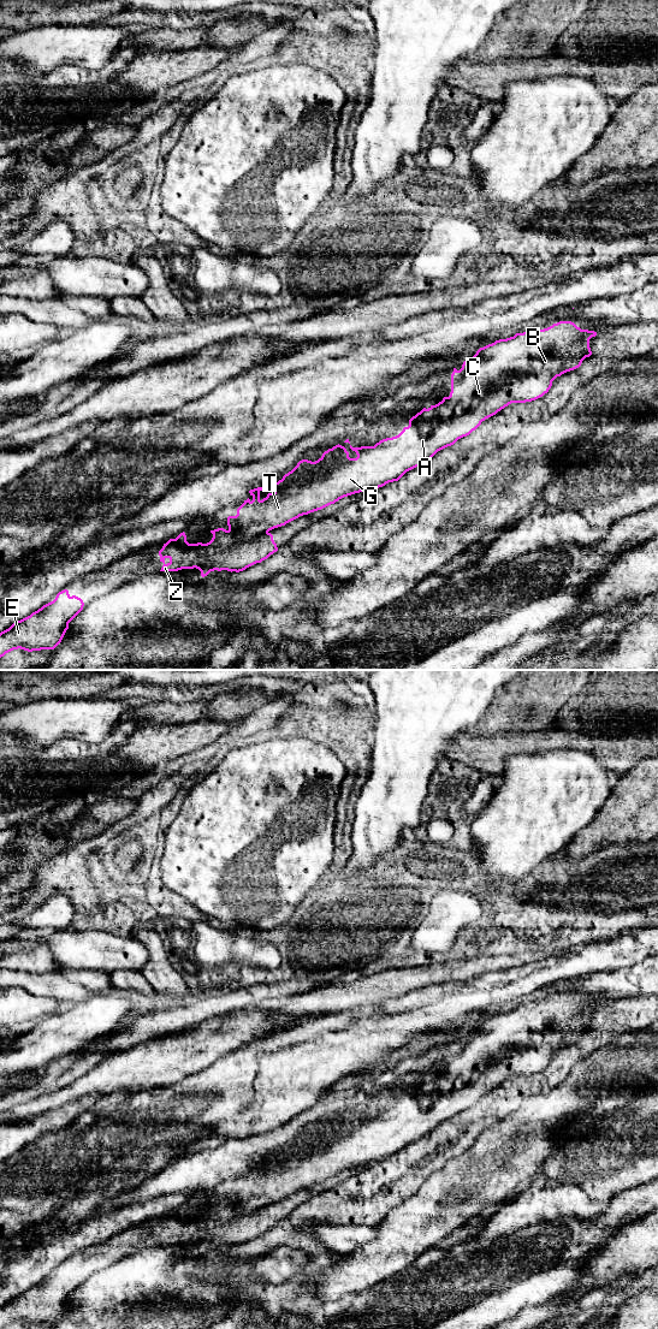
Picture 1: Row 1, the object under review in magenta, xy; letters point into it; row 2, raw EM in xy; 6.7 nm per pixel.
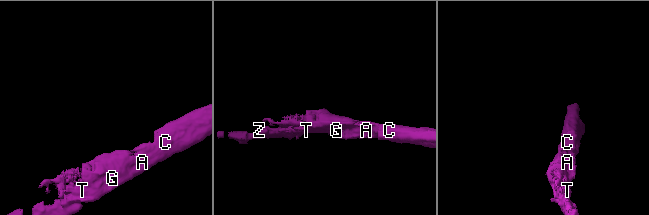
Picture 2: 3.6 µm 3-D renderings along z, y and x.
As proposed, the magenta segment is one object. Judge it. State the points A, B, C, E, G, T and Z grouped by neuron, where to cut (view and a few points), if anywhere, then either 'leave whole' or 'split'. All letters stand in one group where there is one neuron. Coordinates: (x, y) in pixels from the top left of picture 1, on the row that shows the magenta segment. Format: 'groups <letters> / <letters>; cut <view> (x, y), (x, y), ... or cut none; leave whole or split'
groups A B C G T / E Z; cut xy (229, 529), (244, 538), (254, 538), (267, 533); split

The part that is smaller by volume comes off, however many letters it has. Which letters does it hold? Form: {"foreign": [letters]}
{"foreign": ["A", "B", "C", "G", "T"]}

